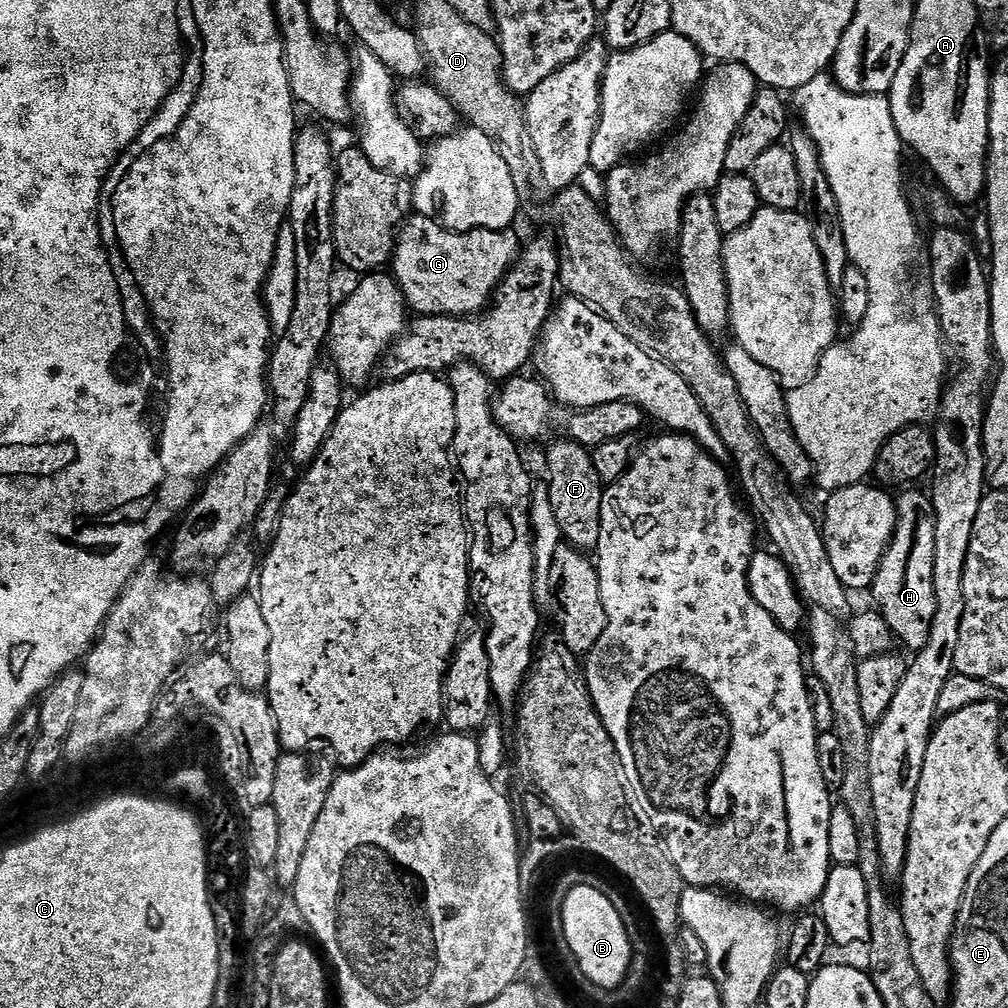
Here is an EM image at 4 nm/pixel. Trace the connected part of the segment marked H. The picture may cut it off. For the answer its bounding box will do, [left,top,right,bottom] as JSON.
[870,490,936,654]

